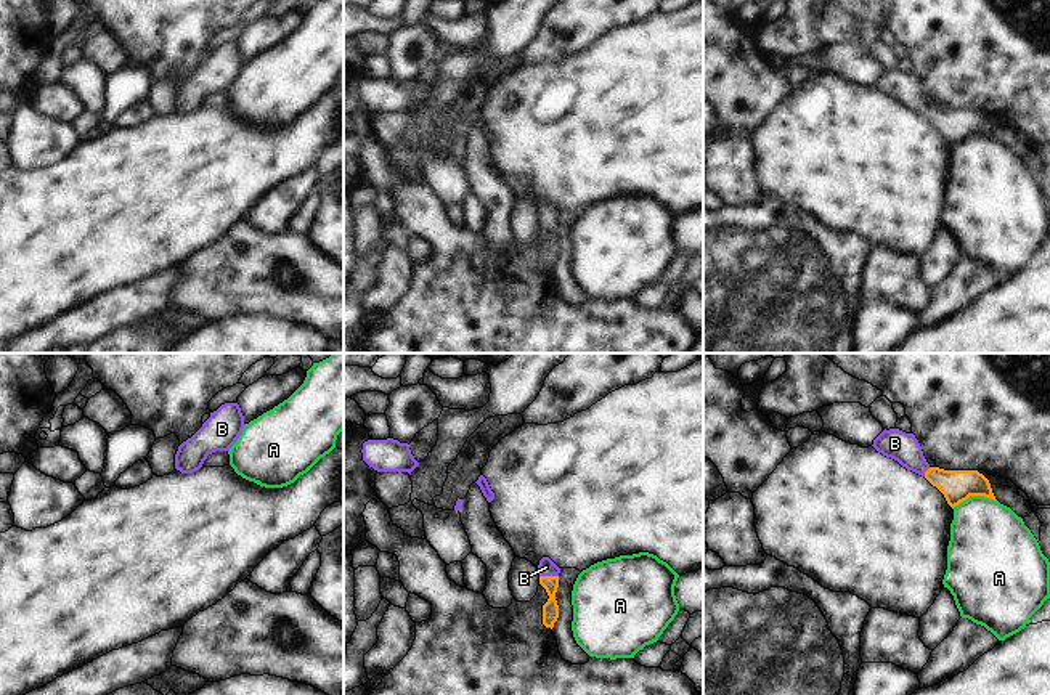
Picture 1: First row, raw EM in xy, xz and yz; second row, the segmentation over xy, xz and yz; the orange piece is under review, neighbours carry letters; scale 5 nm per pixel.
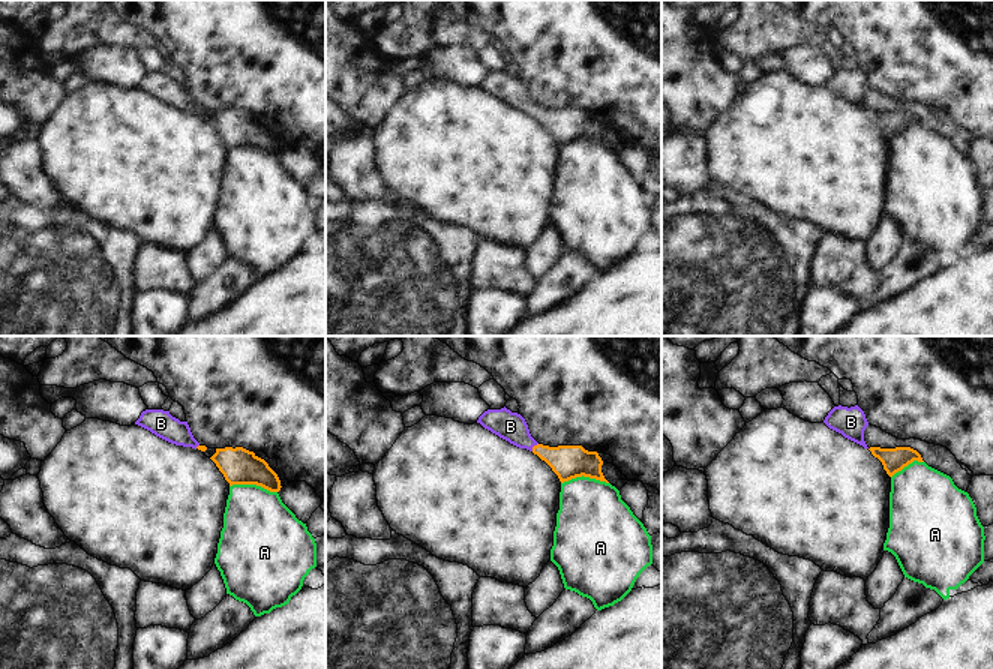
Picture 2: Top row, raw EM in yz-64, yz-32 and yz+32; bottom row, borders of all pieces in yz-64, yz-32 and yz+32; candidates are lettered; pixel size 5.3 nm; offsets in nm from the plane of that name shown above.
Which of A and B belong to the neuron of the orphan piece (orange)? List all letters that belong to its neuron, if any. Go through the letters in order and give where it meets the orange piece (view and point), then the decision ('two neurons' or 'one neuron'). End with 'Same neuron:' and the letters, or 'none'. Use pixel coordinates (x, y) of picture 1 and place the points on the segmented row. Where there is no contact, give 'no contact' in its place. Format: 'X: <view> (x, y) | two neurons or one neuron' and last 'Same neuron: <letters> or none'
A: yz (973, 495) | two neurons
B: xz (549, 577) | one neuron
Same neuron: B

